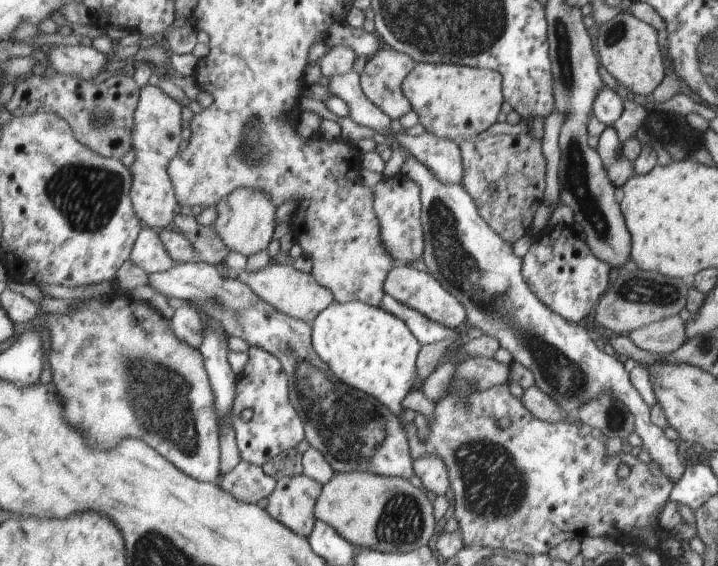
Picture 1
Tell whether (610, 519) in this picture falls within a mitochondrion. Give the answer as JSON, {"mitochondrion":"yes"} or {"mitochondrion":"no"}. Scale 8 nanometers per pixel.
{"mitochondrion":"no"}

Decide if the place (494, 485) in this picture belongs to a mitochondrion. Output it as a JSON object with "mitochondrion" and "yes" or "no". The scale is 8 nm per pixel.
{"mitochondrion":"yes"}

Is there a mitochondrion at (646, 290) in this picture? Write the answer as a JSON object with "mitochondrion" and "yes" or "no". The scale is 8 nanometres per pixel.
{"mitochondrion":"yes"}

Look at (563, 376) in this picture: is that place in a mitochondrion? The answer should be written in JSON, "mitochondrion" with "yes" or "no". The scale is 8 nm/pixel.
{"mitochondrion":"yes"}

